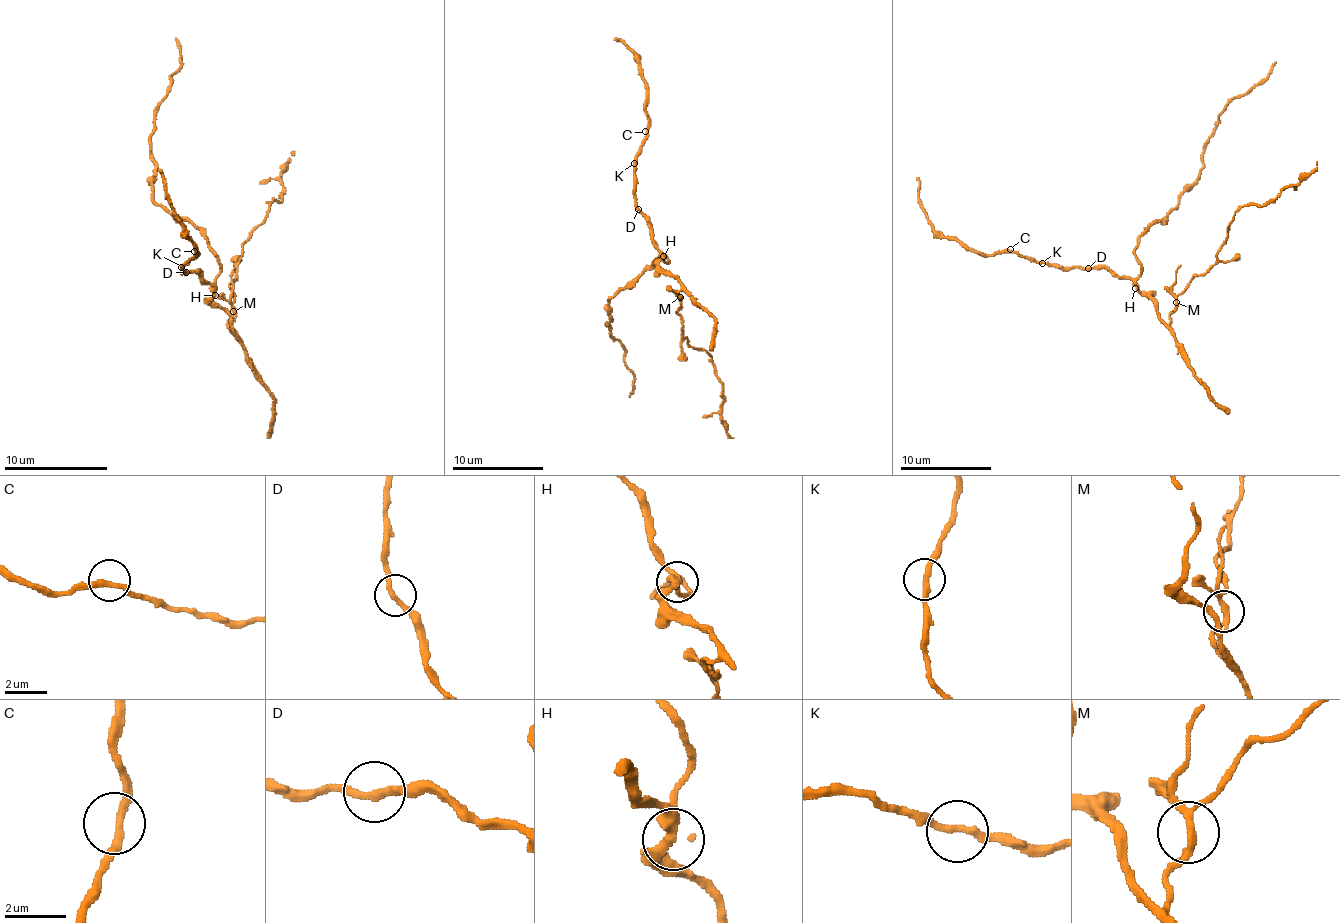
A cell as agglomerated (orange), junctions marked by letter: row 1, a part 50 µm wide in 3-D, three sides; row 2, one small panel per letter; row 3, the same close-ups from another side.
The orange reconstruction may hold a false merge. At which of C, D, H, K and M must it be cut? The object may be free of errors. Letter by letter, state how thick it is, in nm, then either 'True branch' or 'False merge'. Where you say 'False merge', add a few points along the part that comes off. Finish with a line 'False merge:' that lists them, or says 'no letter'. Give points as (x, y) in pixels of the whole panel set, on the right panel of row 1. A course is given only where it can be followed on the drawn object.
C: Thickness 240 nm. True branch
D: Thickness 240 nm. True branch
H: Thickness 280 nm. True branch
K: Thickness 240 nm. True branch
M: Thickness 200 nm. False merge. Course of the part to remove: (1176, 302), (1172, 284), (1181, 265)
False merge: M

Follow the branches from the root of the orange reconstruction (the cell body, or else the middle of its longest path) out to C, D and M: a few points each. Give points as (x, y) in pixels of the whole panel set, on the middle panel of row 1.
C: (661, 259), (647, 218), (638, 209), (634, 195), (634, 168), (645, 131)
D: (661, 259), (647, 218), (638, 209)
M: (661, 259), (659, 265), (682, 286), (675, 293), (679, 297)

